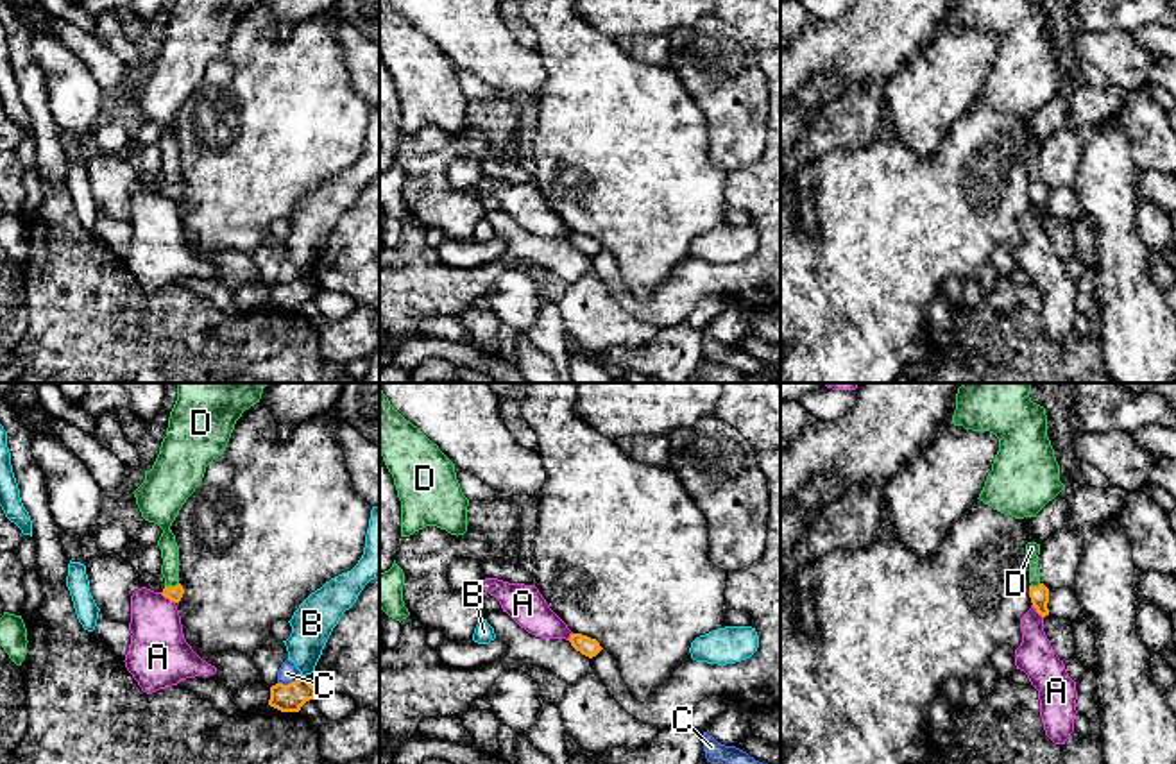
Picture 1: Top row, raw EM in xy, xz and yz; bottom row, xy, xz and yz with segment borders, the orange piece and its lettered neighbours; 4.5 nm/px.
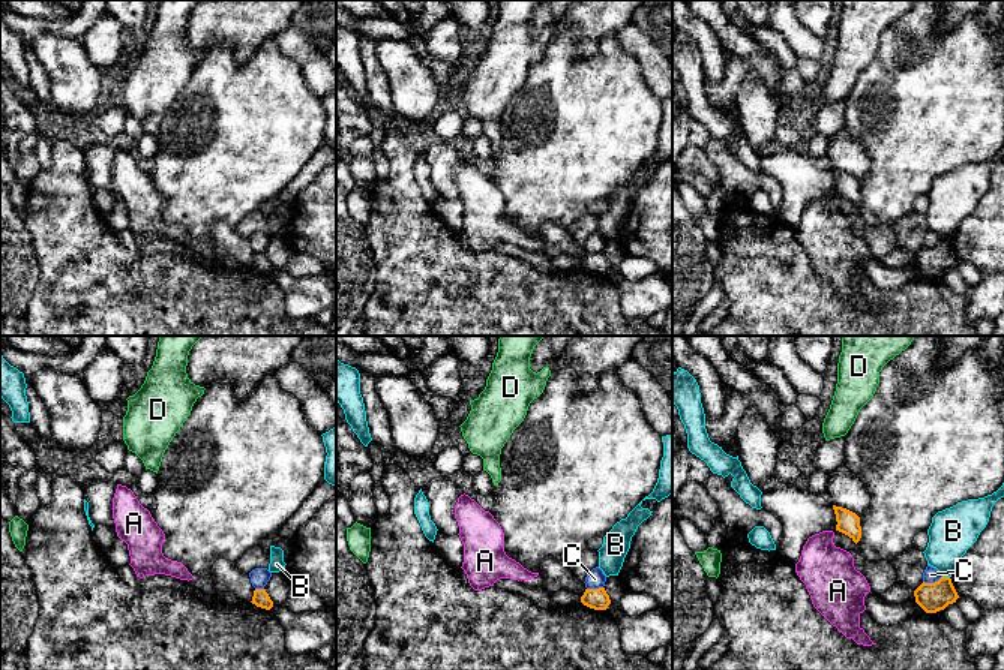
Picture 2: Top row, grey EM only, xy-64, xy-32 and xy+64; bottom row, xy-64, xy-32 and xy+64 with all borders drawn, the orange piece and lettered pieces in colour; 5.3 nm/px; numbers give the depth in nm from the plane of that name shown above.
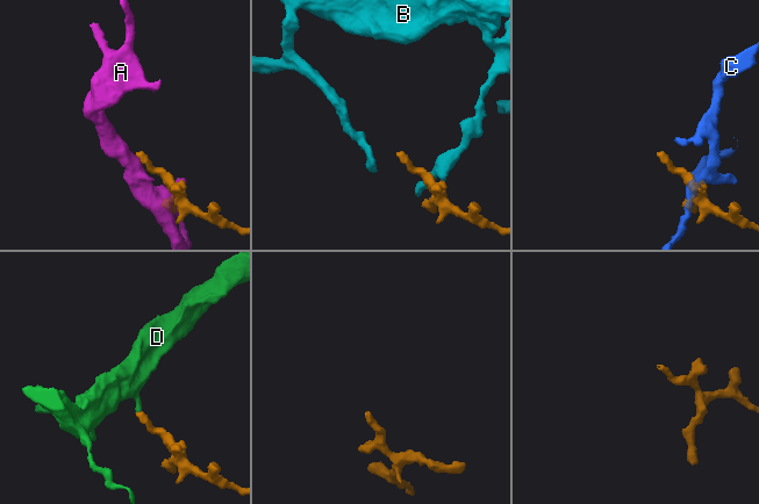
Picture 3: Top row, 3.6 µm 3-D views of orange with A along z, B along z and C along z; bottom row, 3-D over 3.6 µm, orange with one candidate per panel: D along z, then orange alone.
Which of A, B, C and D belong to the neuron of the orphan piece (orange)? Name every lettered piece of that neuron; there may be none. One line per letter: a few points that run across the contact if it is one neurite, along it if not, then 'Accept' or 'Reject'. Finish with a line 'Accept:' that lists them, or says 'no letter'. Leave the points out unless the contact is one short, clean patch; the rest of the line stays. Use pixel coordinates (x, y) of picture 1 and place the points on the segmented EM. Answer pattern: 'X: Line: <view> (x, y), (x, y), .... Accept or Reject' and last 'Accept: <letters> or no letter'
A: Reject
B: Reject
C: Line: xy (301, 675), (287, 684), (278, 684). Reject
D: Line: xy (176, 593), (172, 587), (170, 550), (167, 543). Accept
Accept: D

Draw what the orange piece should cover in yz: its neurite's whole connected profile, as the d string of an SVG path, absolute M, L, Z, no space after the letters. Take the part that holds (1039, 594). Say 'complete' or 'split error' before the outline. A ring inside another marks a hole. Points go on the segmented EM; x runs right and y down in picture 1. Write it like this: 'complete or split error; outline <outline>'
split error; outline M1027 542L1026 556L1029 560L1029 598L1036 612L1045 617L1049 615L1049 589L1040 581L1040 567L1038 567L1040 544Z

